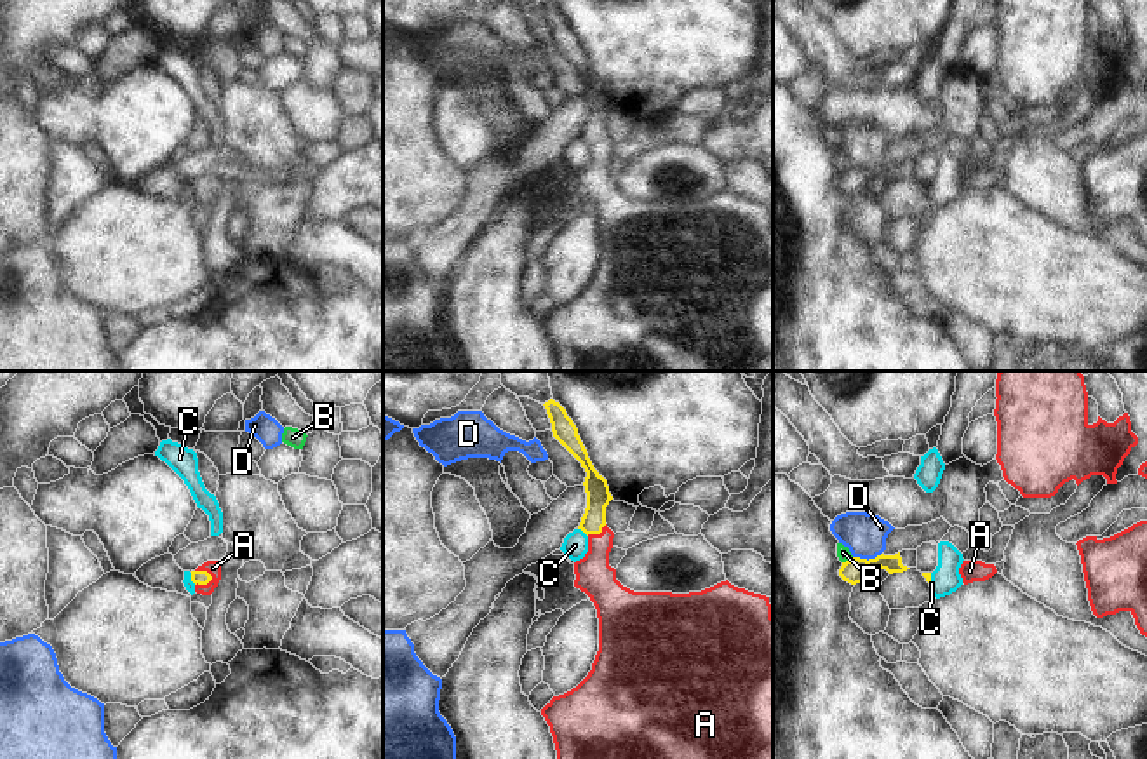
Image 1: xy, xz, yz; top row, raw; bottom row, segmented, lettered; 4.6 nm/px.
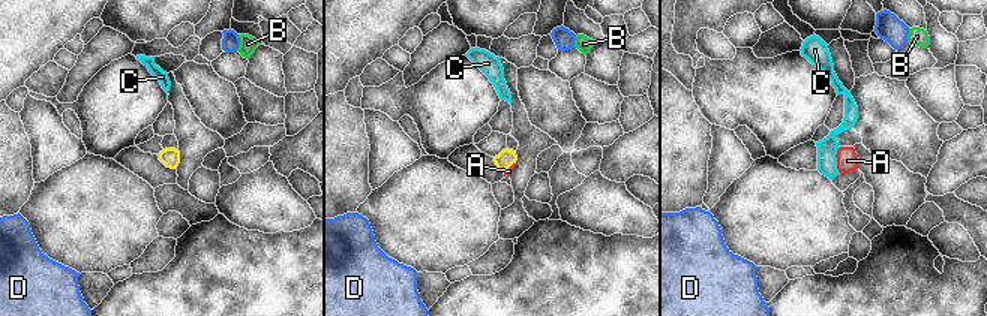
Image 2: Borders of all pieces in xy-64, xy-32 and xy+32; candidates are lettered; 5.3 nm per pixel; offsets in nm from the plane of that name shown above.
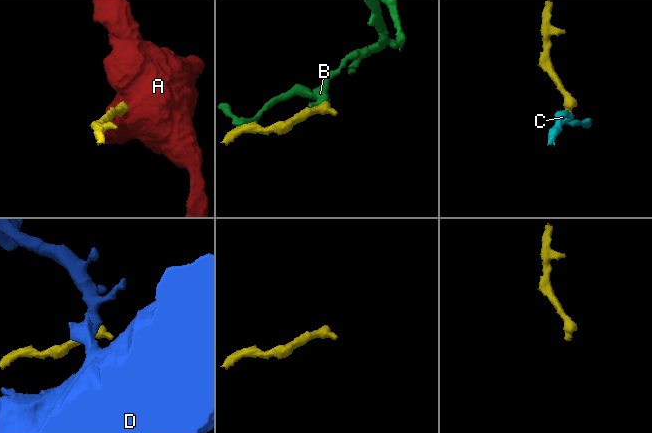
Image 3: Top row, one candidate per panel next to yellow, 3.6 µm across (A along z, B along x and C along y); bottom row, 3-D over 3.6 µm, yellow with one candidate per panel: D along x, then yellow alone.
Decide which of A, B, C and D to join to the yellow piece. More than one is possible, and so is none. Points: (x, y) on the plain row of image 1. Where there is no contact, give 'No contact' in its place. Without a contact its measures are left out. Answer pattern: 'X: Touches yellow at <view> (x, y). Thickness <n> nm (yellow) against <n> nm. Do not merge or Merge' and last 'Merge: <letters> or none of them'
A: Touches yellow at xy (204, 194). Thickness 60 nm (yellow) against 70 nm. Merge
B: Touches yellow at yz (846, 171). Thickness 120 nm (yellow) against 60 nm. Do not merge
C: Touches yellow at xy (192, 188). Thickness 60 nm (yellow) against 50 nm. Do not merge
D: Touches yellow at yz (865, 169). Thickness 120 nm (yellow) against 190 nm. Do not merge
Merge: A.

